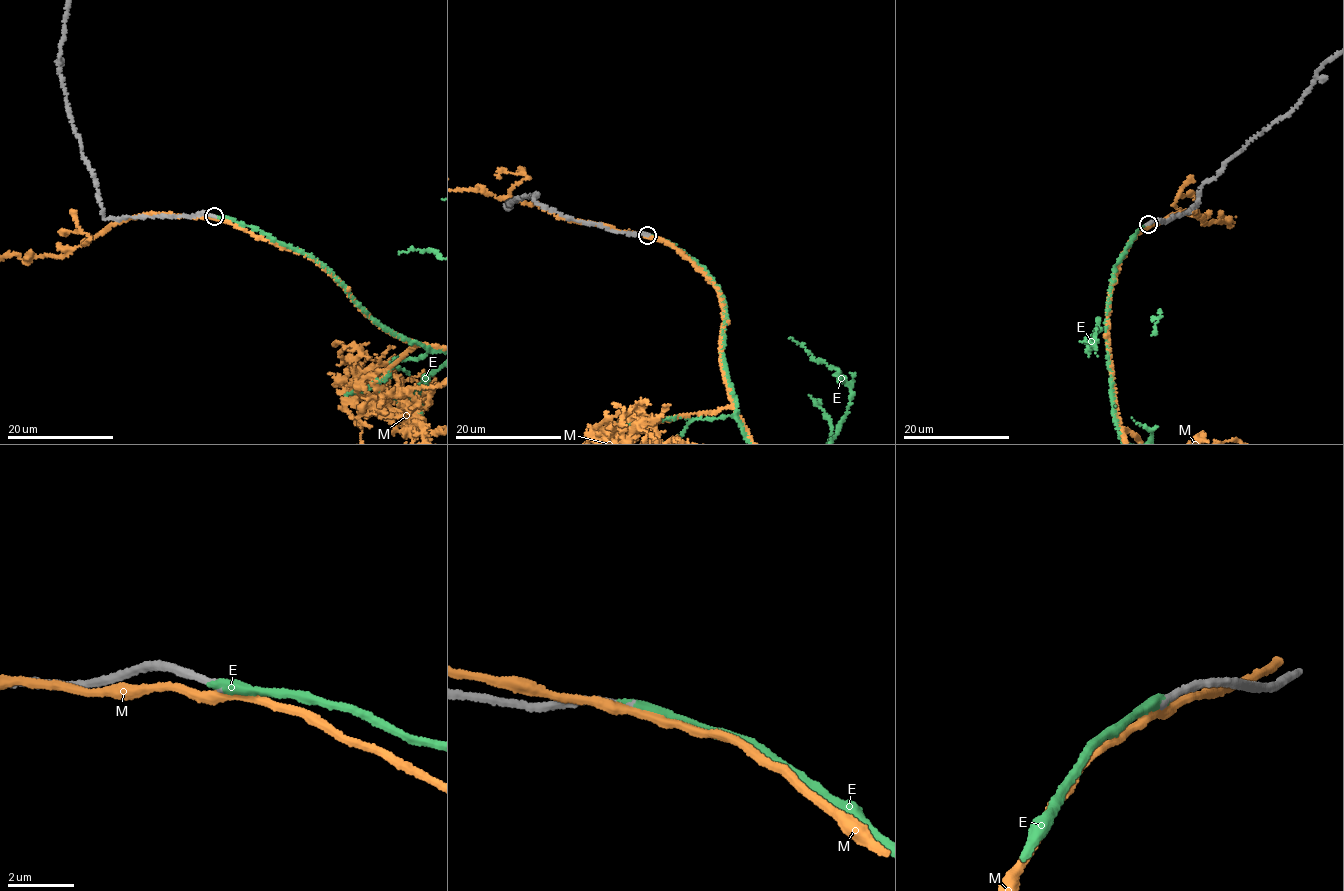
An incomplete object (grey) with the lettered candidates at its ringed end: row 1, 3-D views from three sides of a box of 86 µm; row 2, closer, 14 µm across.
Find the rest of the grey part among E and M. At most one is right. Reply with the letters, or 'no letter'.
E

